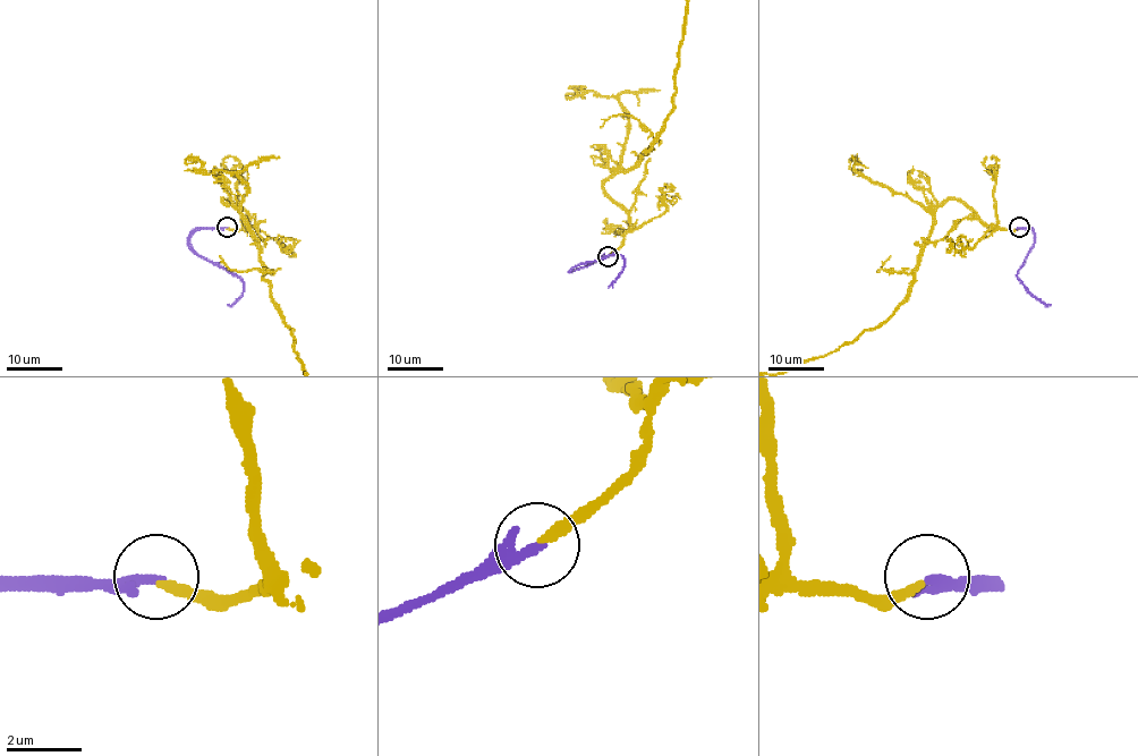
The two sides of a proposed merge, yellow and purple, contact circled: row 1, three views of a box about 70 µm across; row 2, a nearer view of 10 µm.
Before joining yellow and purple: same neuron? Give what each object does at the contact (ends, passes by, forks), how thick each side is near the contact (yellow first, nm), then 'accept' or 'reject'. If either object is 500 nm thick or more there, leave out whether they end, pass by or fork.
yellow ends there; purple passes by; 240 nm thick on the yellow side, 190 nm on the other; accept

